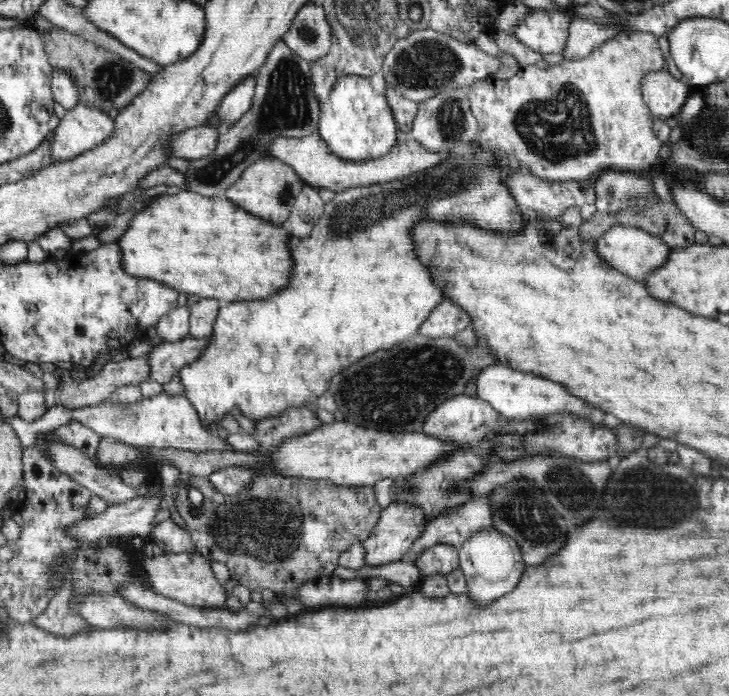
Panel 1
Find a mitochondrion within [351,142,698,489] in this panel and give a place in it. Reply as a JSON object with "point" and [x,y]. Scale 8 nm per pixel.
{"point":[543,233]}

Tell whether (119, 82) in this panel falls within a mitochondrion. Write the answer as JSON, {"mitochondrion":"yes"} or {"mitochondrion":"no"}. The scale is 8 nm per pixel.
{"mitochondrion":"yes"}

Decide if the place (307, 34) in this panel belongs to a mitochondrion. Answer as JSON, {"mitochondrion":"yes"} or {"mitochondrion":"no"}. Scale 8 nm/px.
{"mitochondrion":"yes"}

